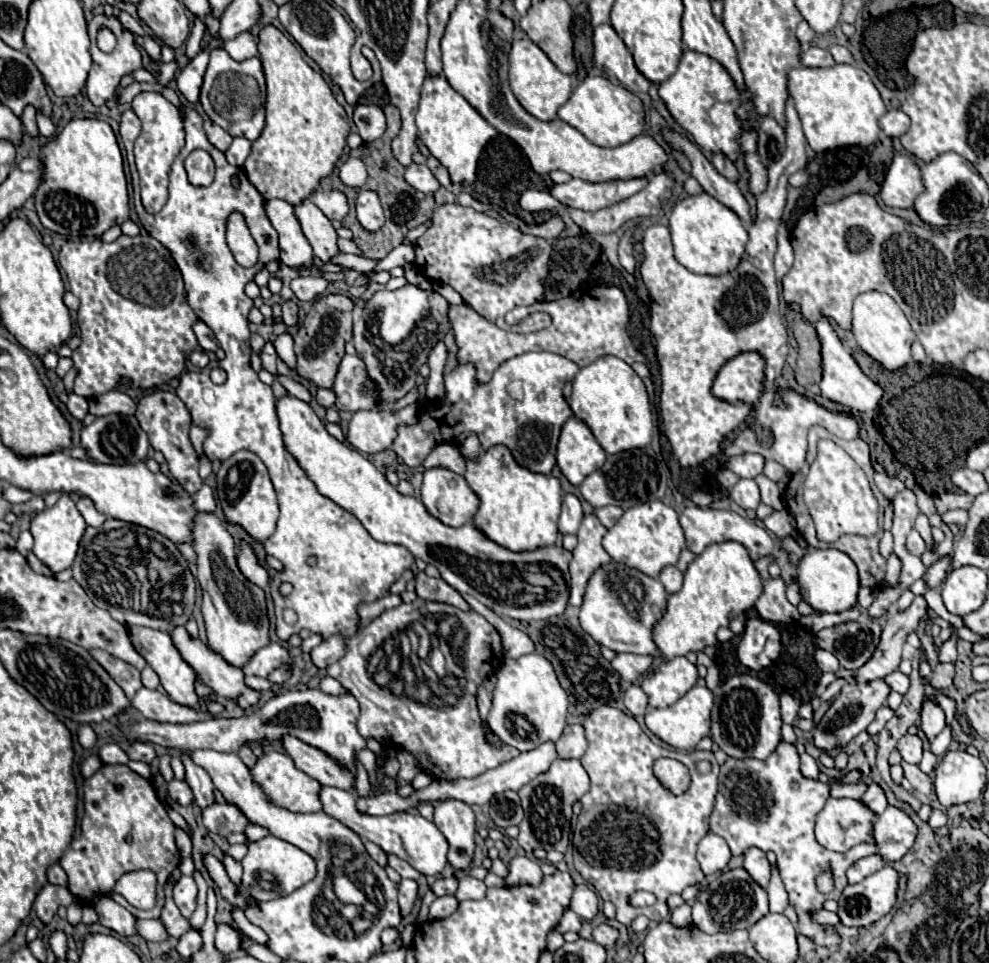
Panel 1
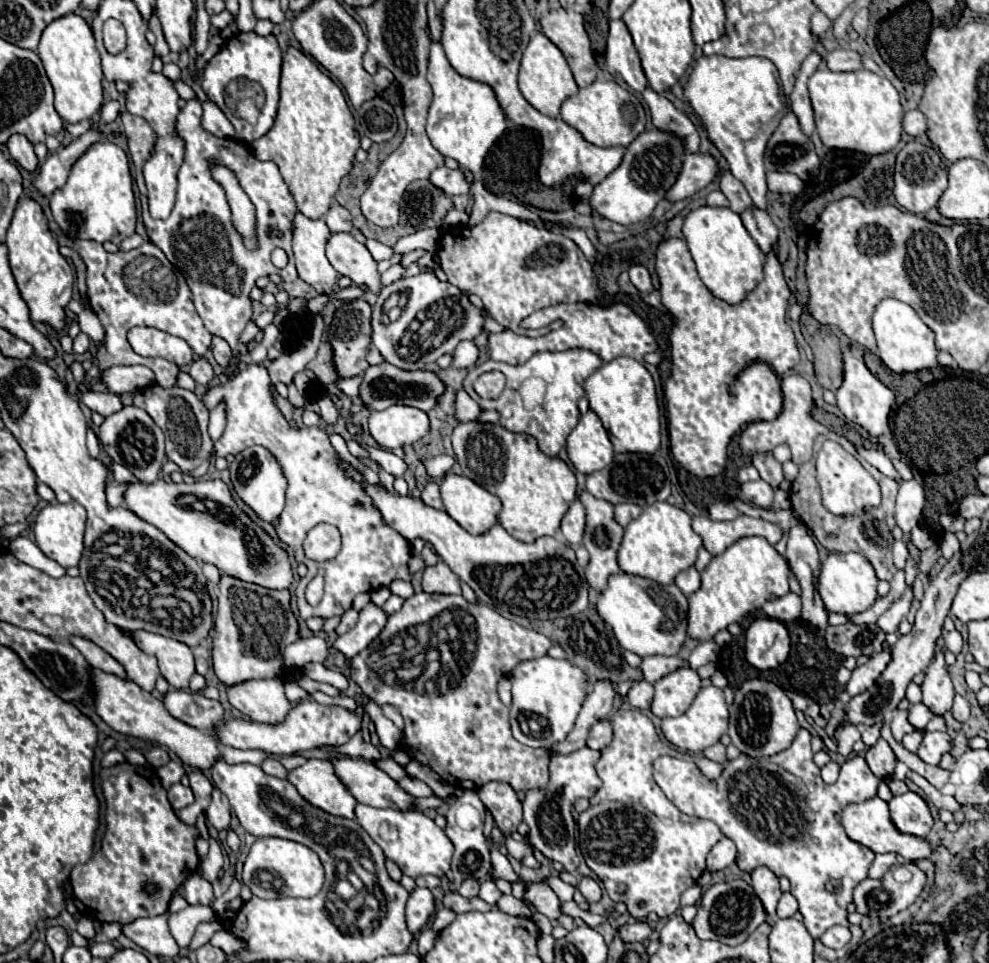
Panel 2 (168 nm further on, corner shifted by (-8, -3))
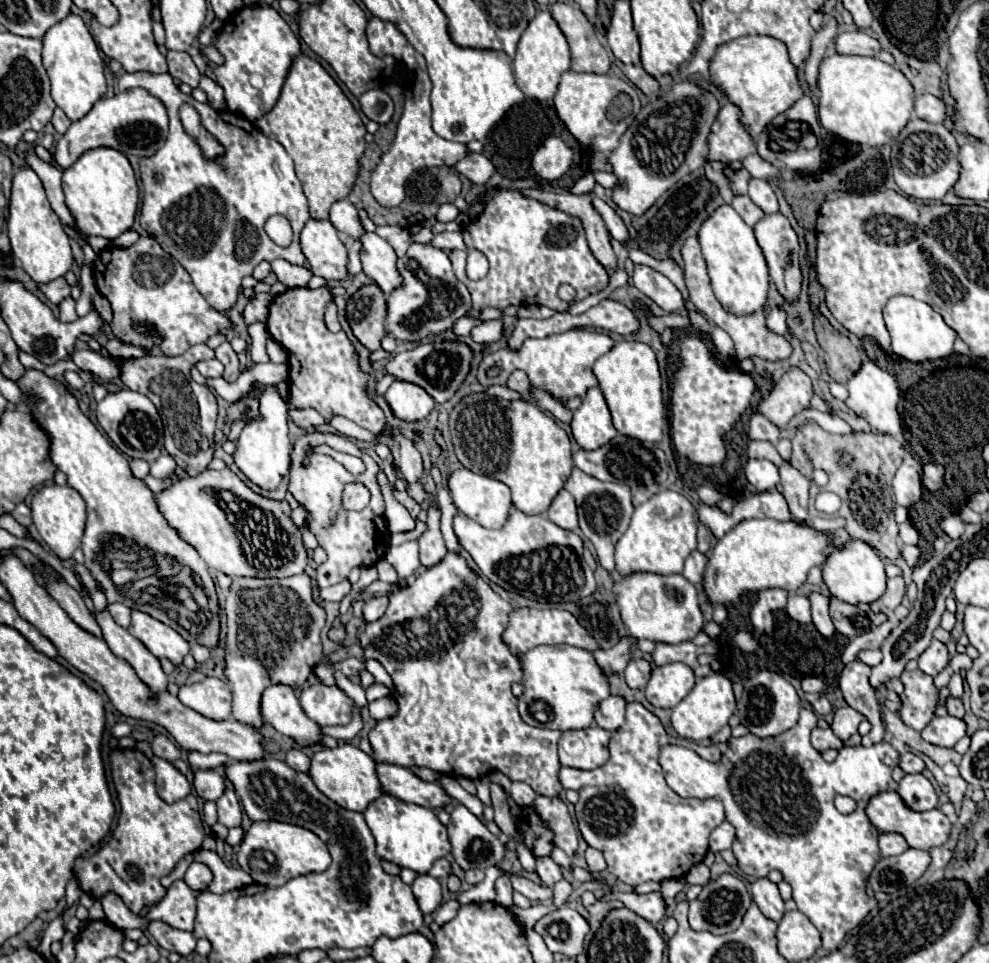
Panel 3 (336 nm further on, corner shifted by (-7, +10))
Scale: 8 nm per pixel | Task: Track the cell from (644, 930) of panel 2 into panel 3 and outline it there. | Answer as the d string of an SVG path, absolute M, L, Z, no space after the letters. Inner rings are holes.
M614 892L614 900L620 900L626 908L634 910L638 916L644 916L652 924L658 924L664 914L666 914L666 902L660 892L648 892L648 894L638 894L638 892Z

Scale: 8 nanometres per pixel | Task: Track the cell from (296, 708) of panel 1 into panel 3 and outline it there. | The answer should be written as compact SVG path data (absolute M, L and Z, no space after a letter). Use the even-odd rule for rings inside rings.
M316 682L306 686L300 696L302 710L320 726L340 726L352 720L354 702L338 686Z

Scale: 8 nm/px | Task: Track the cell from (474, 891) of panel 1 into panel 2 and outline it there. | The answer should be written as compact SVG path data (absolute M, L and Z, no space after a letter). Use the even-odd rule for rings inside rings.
M485 879L485 881L481 883L479 897L481 897L483 901L487 901L489 905L495 905L495 903L499 901L499 897L501 897L501 891L495 887L495 883L493 883L491 879Z

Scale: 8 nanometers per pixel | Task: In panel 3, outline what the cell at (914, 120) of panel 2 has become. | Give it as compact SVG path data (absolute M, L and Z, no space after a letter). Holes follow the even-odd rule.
M922 94L916 98L916 116L928 122L944 122L948 118L946 104L932 94Z

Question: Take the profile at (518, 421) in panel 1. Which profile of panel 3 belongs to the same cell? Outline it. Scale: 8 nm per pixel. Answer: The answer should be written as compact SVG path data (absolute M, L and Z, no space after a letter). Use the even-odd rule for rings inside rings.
M574 328L574 330L562 332L562 334L552 334L552 336L546 336L546 338L528 338L518 352L498 350L498 352L488 354L478 366L478 380L484 386L506 384L508 376L516 368L524 368L524 372L528 374L534 388L542 388L562 402L566 402L572 396L584 398L588 388L598 386L598 380L592 372L594 362L602 354L606 354L612 346L614 346L614 340L608 334L596 332L596 330L584 330L584 328ZM490 368L500 368L500 374L488 376L486 372Z

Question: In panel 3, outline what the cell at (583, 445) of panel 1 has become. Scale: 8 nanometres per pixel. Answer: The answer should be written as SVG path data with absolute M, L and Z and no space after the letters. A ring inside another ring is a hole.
M600 388L588 390L582 406L574 412L570 426L576 442L584 450L596 450L618 434Z

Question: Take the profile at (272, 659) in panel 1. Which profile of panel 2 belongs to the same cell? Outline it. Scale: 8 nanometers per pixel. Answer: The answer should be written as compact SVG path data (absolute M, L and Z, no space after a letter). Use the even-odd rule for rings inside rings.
M321 637L299 639L285 647L283 653L283 667L293 671L301 669L305 663L323 663L327 659L327 645Z

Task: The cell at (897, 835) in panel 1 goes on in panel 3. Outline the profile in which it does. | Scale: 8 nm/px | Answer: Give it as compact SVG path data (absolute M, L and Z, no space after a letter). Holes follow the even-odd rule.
M906 774L898 784L898 794L912 810L918 812L932 810L938 804L938 794L924 774Z

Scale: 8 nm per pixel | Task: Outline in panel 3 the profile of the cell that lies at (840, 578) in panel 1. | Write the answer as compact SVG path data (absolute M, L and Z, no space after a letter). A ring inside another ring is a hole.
M850 540L842 548L832 550L828 560L824 562L822 572L824 572L824 582L830 590L830 594L848 604L860 604L860 602L872 604L886 592L884 562L876 554L876 550L862 540Z

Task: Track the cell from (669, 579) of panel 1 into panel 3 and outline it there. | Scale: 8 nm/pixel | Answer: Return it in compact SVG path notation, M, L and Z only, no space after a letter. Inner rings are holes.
M694 550L694 552L686 558L686 562L684 562L684 572L682 572L682 574L684 574L684 578L698 586L698 584L702 582L702 578L704 578L706 562L708 562L706 554L702 554L702 552Z

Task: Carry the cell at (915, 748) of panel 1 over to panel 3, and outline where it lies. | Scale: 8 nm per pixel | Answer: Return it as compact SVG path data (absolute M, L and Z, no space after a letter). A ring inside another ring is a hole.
M936 716L922 730L922 738L936 746L952 748L960 738L966 736L966 722L954 716Z

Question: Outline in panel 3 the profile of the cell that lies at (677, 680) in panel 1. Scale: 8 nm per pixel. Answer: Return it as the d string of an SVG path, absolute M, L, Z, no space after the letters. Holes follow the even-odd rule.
M680 662L656 666L644 694L654 708L674 708L694 688L694 672Z

